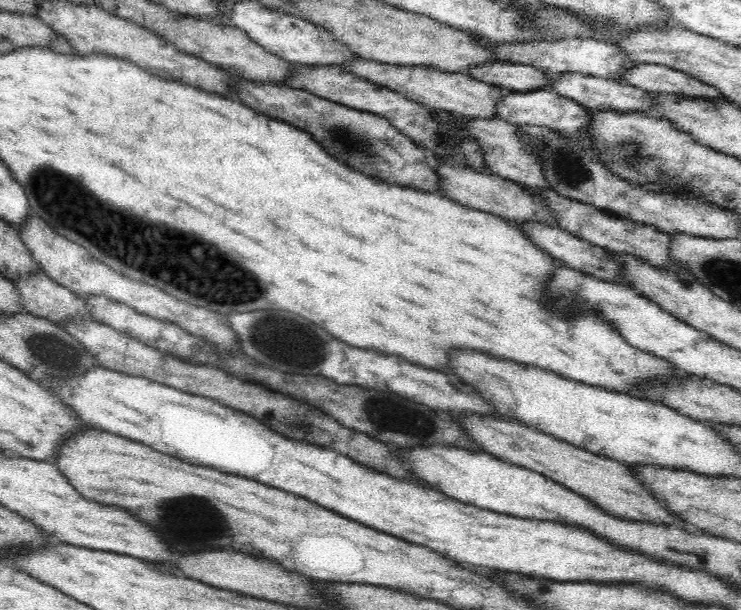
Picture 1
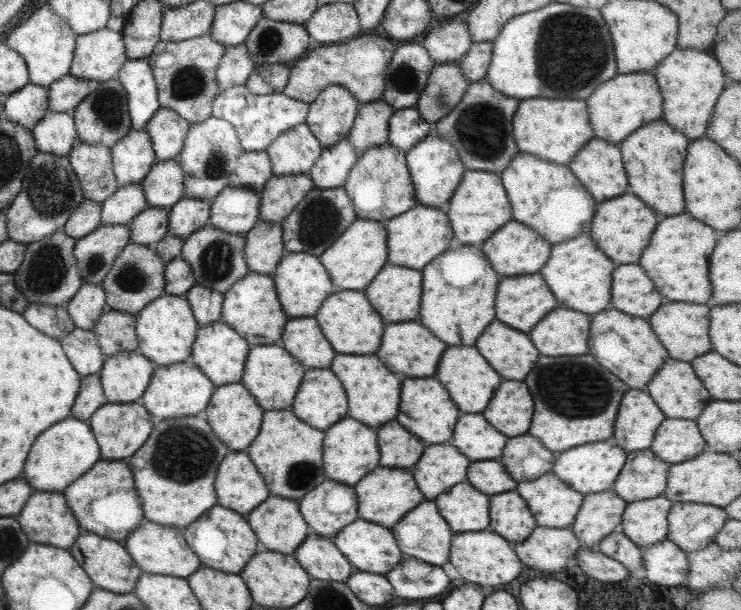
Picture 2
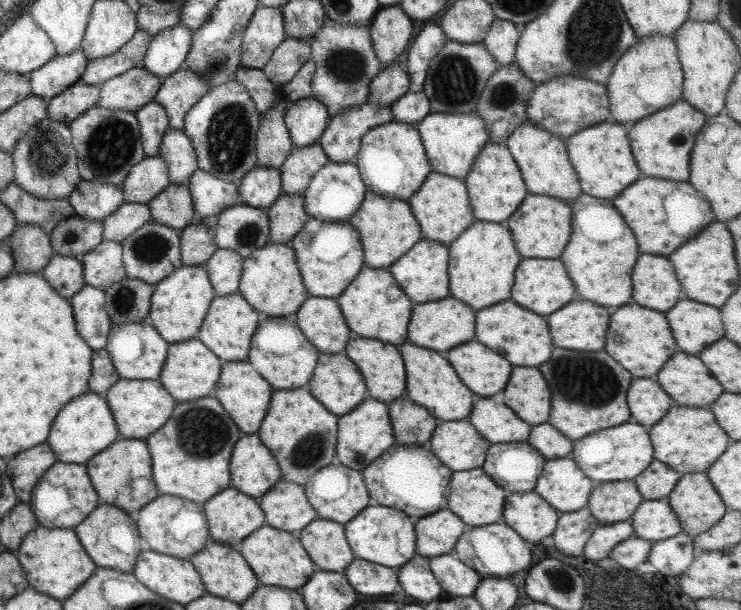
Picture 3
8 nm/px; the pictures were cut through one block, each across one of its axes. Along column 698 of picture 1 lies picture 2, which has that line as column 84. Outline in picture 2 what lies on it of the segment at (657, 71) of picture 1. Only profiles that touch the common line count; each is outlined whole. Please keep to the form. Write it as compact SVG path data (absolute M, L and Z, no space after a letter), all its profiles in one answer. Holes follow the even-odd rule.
M70 75L54 81L47 87L47 102L50 112L63 112L72 116L74 108L98 86L97 81L80 80Z

